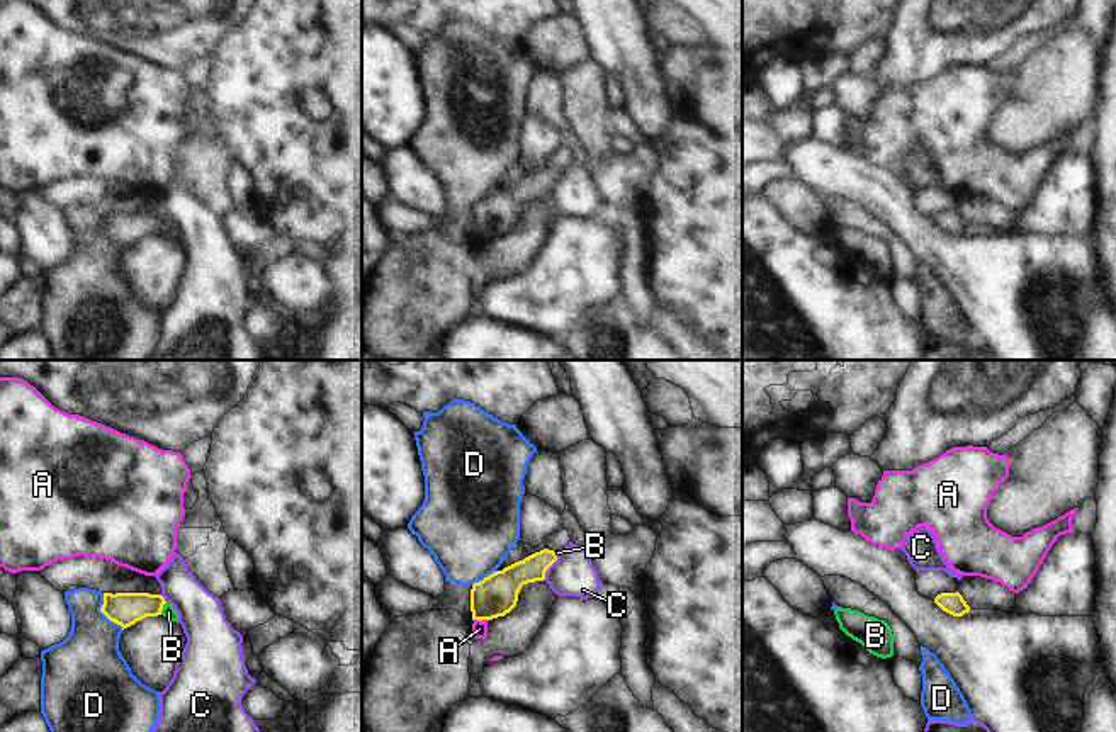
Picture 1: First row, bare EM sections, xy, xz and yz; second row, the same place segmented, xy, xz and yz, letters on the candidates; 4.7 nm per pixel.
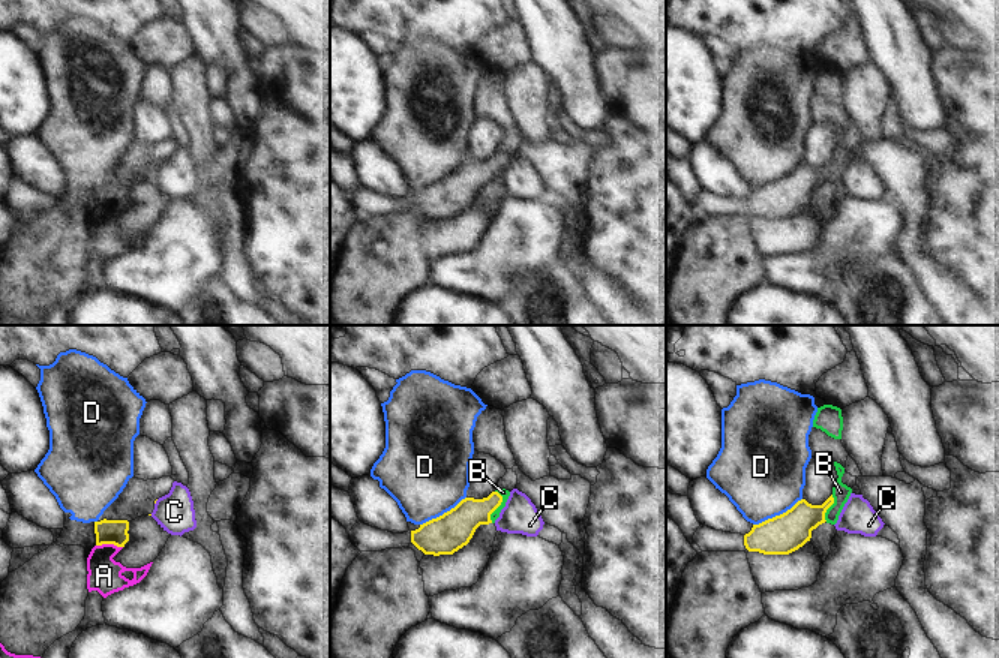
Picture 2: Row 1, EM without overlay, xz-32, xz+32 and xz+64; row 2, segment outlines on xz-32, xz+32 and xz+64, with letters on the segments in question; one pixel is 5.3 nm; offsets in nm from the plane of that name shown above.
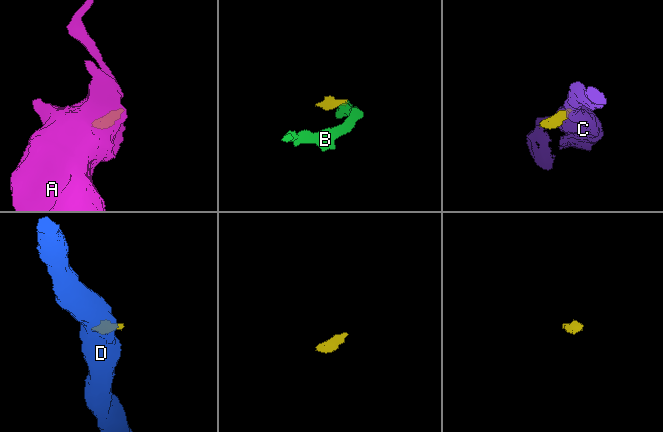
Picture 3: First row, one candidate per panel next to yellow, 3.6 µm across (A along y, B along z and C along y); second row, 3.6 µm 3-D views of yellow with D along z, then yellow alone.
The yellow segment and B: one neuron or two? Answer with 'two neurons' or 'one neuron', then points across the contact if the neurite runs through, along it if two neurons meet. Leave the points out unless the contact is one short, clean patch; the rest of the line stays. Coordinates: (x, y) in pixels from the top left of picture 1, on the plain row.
one neuron; way xy (124, 228), (162, 228), (169, 231)

